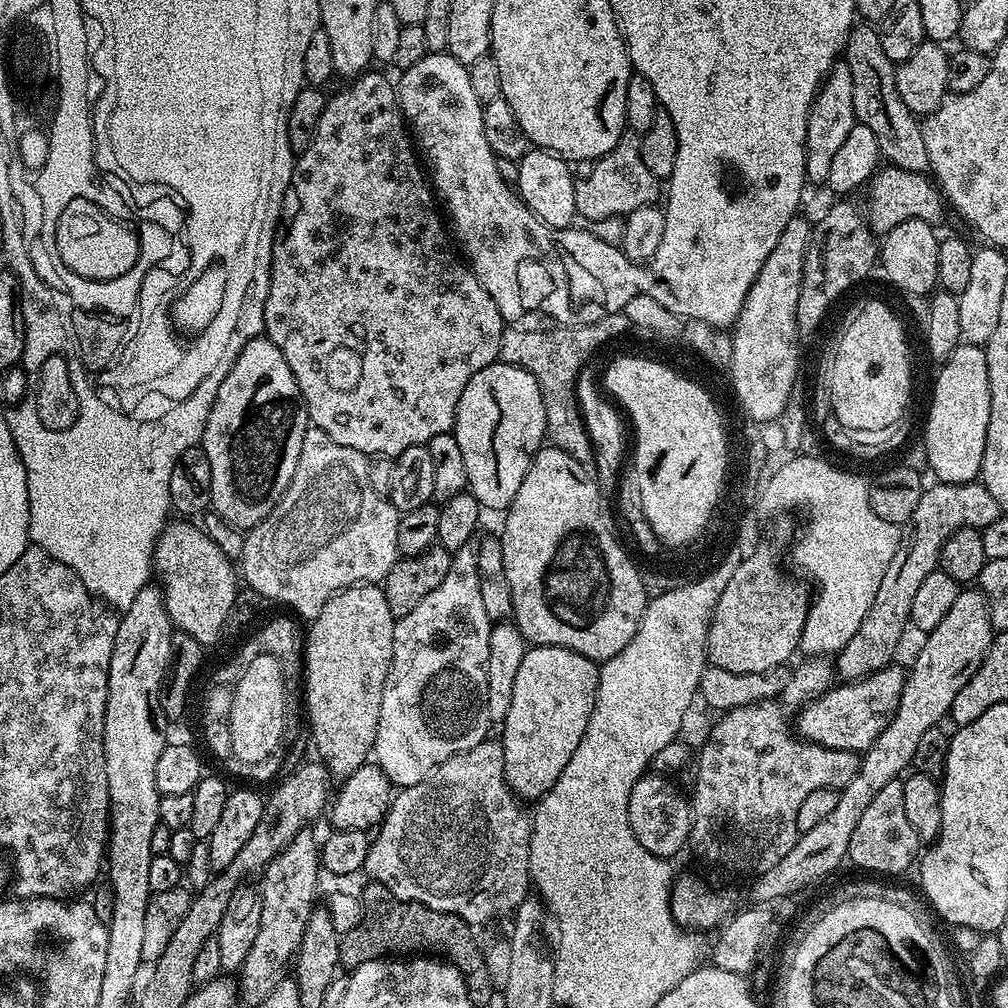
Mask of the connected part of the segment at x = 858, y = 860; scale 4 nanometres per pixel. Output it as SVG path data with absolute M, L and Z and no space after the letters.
M903 779L895 780L885 786L866 806L854 835L850 837L847 859L853 860L860 868L869 868L869 873L885 872L885 877L896 878L899 872L917 863L922 852L922 842L914 834L914 826L906 819L906 806L902 806Z

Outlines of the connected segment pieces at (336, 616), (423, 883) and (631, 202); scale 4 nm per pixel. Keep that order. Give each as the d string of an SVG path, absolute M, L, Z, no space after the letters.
M379 583L351 584L328 599L326 606L307 625L308 645L302 648L304 676L302 700L306 705L306 724L312 727L316 752L329 777L342 782L358 770L373 755L372 747L378 734L378 710L382 706L382 690L390 670L394 650L394 626L397 617L386 602L386 594Z
M489 738L483 740L478 746L466 750L462 754L454 754L446 762L442 762L422 782L409 788L401 788L392 797L392 805L384 815L384 820L372 836L372 845L366 854L363 871L368 872L369 881L381 884L385 893L395 896L397 900L411 900L413 904L421 904L430 910L449 912L462 918L468 924L479 926L488 924L495 916L507 917L515 913L516 907L530 895L530 873L528 870L528 851L530 850L530 834L532 833L532 817L529 809L524 809L504 777L504 763L502 762L502 746L499 739Z
M626 130L622 135L618 138L618 142L614 146L614 150L610 150L605 154L604 156L601 156L599 160L595 161L591 165L592 168L589 170L588 173L585 174L584 177L579 177L579 179L576 180L576 189L574 190L574 202L576 203L576 214L578 215L584 215L586 218L590 219L608 219L611 216L620 216L620 217L626 217L630 215L634 210L638 210L642 206L646 206L647 204L656 204L658 198L656 198L656 195L661 195L662 192L662 184L661 181L656 179L656 176L654 174L650 174L650 169L647 168L646 162L642 162L642 136L641 133L633 132L631 130Z

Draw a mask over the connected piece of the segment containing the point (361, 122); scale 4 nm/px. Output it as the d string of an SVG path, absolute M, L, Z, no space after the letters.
M369 70L362 76L349 79L345 84L348 85L341 92L325 99L314 142L310 142L307 150L299 153L294 160L292 183L284 193L282 219L278 224L280 233L275 233L272 241L270 294L266 294L264 332L268 340L274 342L278 350L282 350L282 358L286 358L286 366L290 366L308 408L308 419L315 427L330 434L334 442L350 446L350 450L358 450L363 456L395 458L402 454L402 450L410 450L410 446L427 446L430 438L438 438L438 434L446 434L455 429L458 398L462 398L466 382L470 382L478 370L500 360L500 343L506 322L502 314L498 314L494 298L486 294L472 269L459 255L456 257L448 245L449 233L445 221L442 216L440 221L440 216L436 213L437 201L433 189L426 179L422 164L420 169L420 164L416 161L417 149L404 114L400 111L393 81L388 81L380 72Z

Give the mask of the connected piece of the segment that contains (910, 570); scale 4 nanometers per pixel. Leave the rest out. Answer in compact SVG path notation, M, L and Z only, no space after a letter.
M936 482L933 485L933 488L925 487L914 514L910 514L902 526L900 545L894 558L890 558L890 566L886 566L886 574L882 574L882 586L878 586L878 594L874 594L874 602L870 602L870 610L866 610L862 626L854 630L854 638L850 638L850 642L846 642L844 649L835 657L834 668L841 681L860 680L897 659L900 639L910 628L910 606L914 602L914 594L921 588L922 581L931 572L937 571L944 543L960 528L982 530L1002 514L998 502L990 498L990 490L986 490L983 483Z

